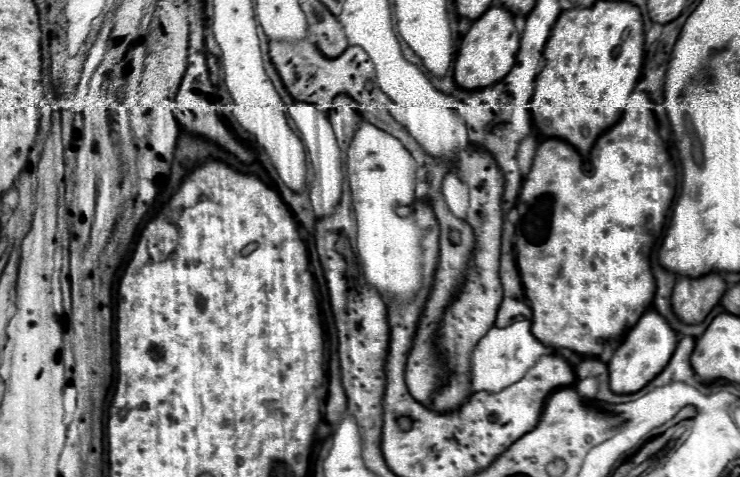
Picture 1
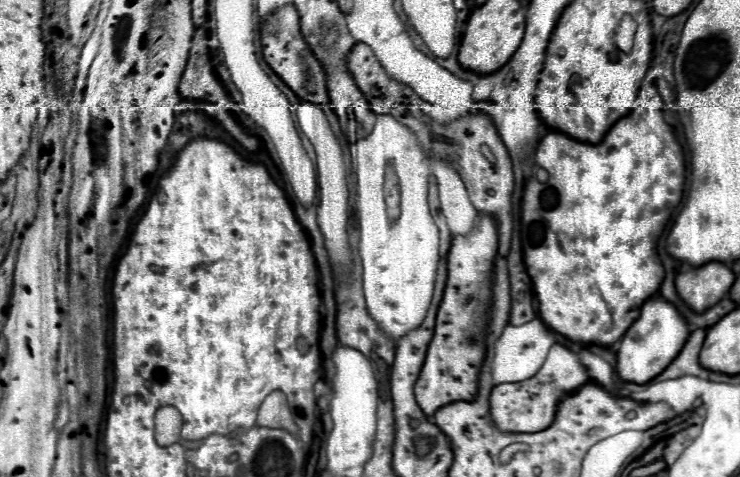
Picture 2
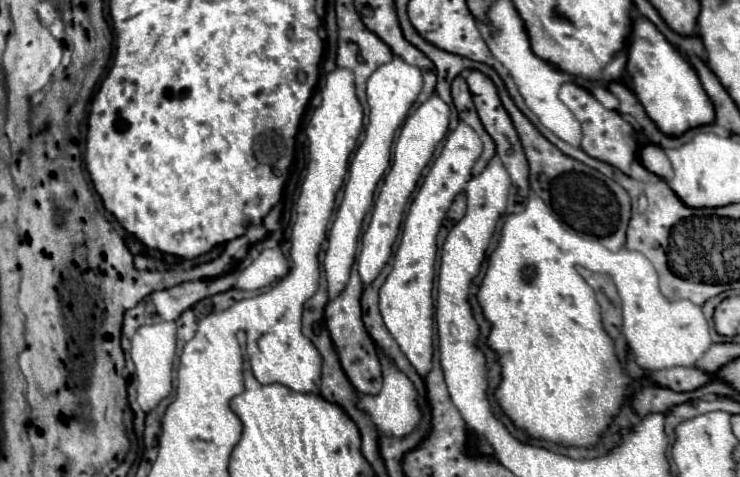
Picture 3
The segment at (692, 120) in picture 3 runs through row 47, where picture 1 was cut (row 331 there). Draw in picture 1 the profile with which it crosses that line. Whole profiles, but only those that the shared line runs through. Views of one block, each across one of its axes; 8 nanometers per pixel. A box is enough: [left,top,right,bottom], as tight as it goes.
[608,308,676,394]

